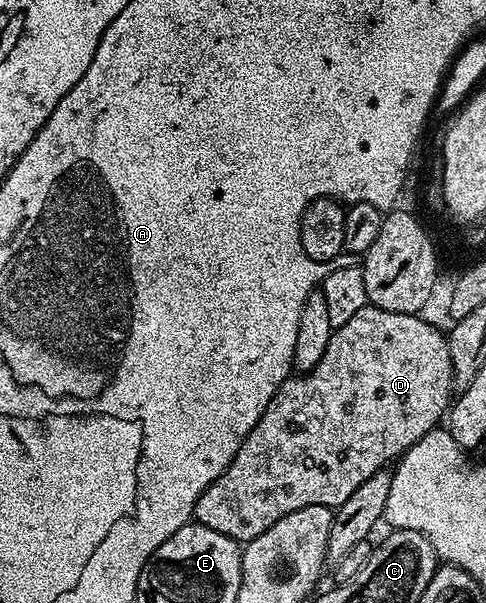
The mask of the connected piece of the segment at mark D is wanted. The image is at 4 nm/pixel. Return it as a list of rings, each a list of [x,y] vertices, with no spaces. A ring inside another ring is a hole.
[[[367,306],[360,309],[350,322],[335,329],[330,338],[330,346],[326,346],[326,354],[322,354],[322,362],[318,362],[314,370],[293,375],[284,381],[272,401],[266,406],[262,418],[258,418],[254,430],[250,430],[250,434],[242,442],[238,454],[234,454],[228,469],[198,498],[194,513],[195,523],[210,526],[210,530],[218,530],[218,534],[226,534],[231,540],[247,542],[258,538],[258,534],[270,530],[270,526],[274,526],[278,518],[286,518],[286,514],[294,514],[294,510],[302,510],[302,506],[326,506],[335,510],[339,504],[346,502],[346,498],[350,498],[350,494],[354,494],[354,490],[358,490],[358,486],[362,486],[362,482],[366,482],[366,478],[399,461],[404,452],[410,450],[410,446],[414,446],[414,442],[418,442],[425,434],[437,427],[445,419],[450,401],[454,396],[452,363],[447,335],[443,331],[440,333],[434,325],[427,324],[422,317],[423,315],[420,314],[391,312]]]

